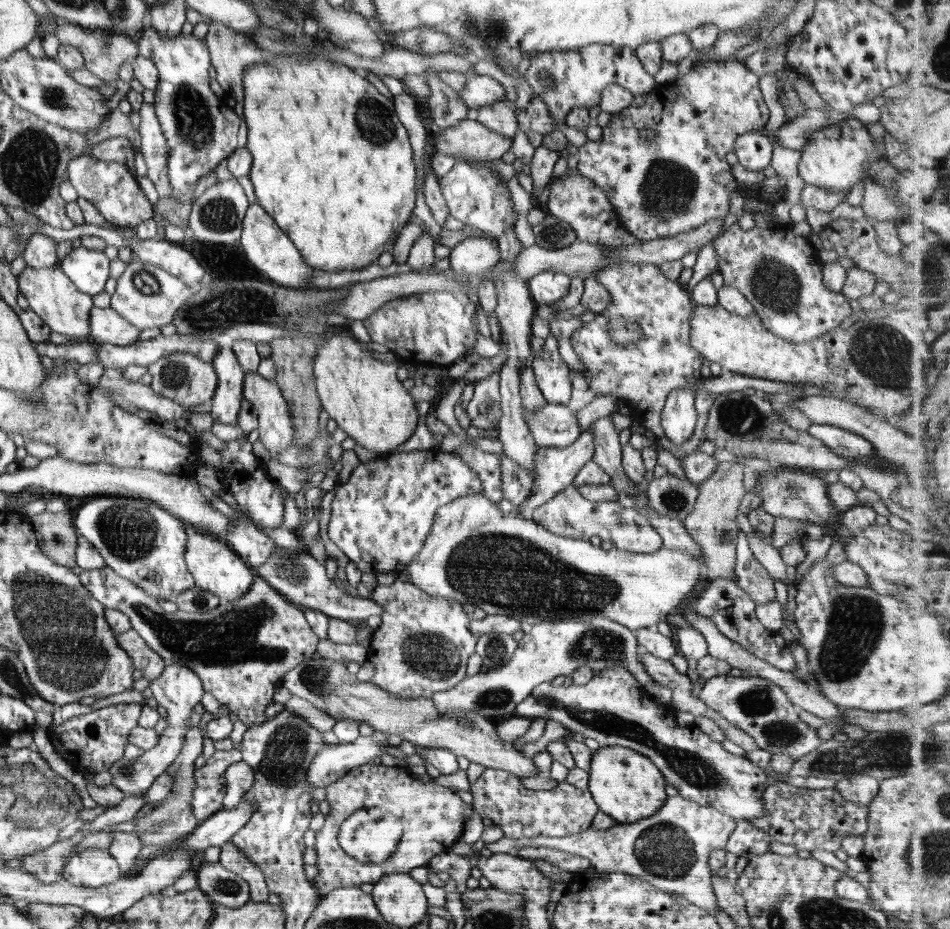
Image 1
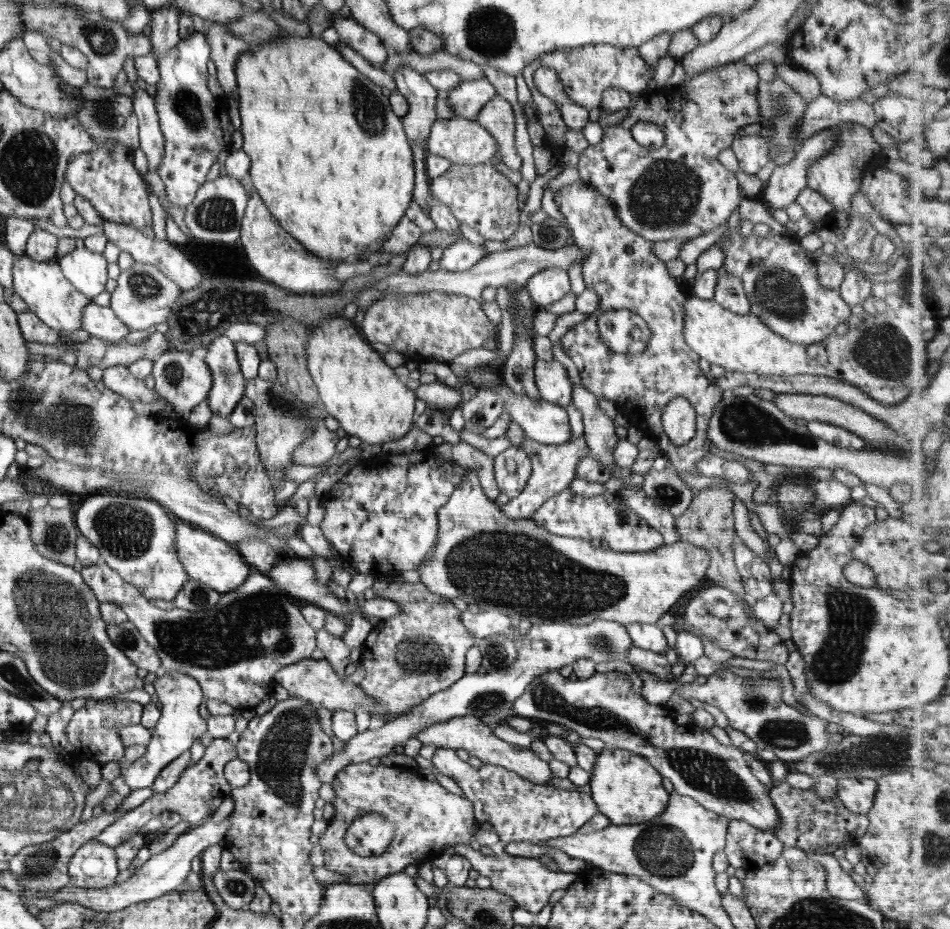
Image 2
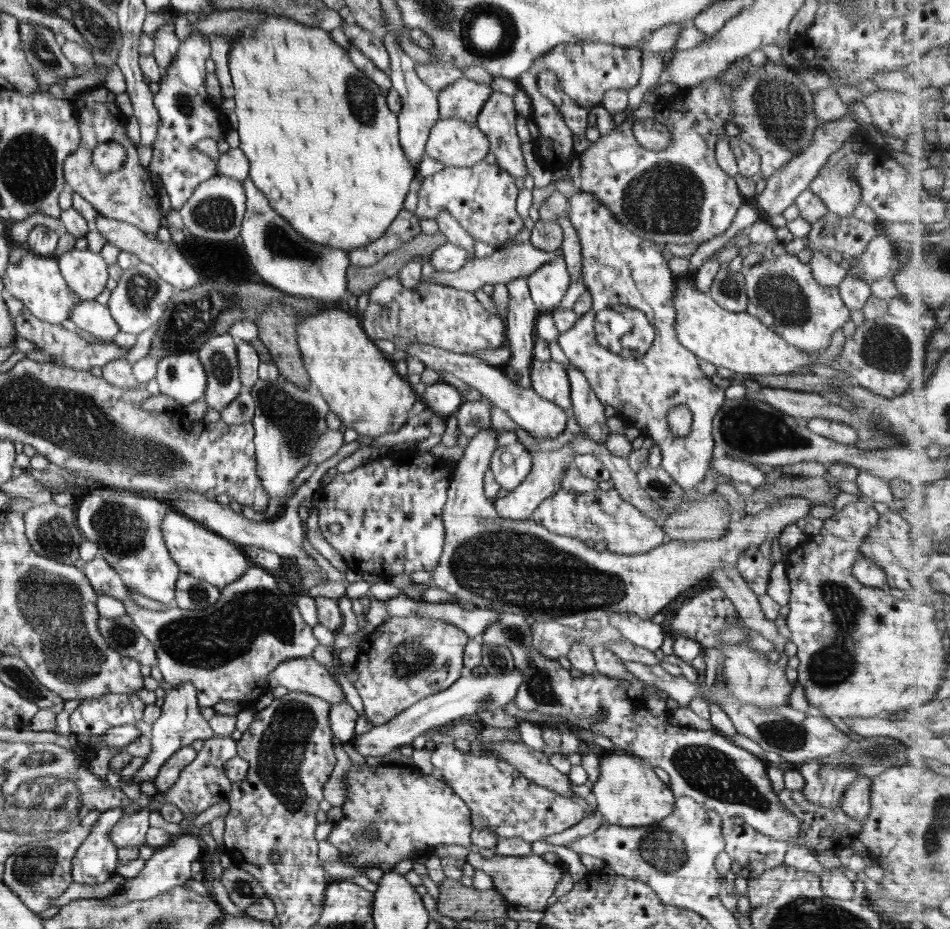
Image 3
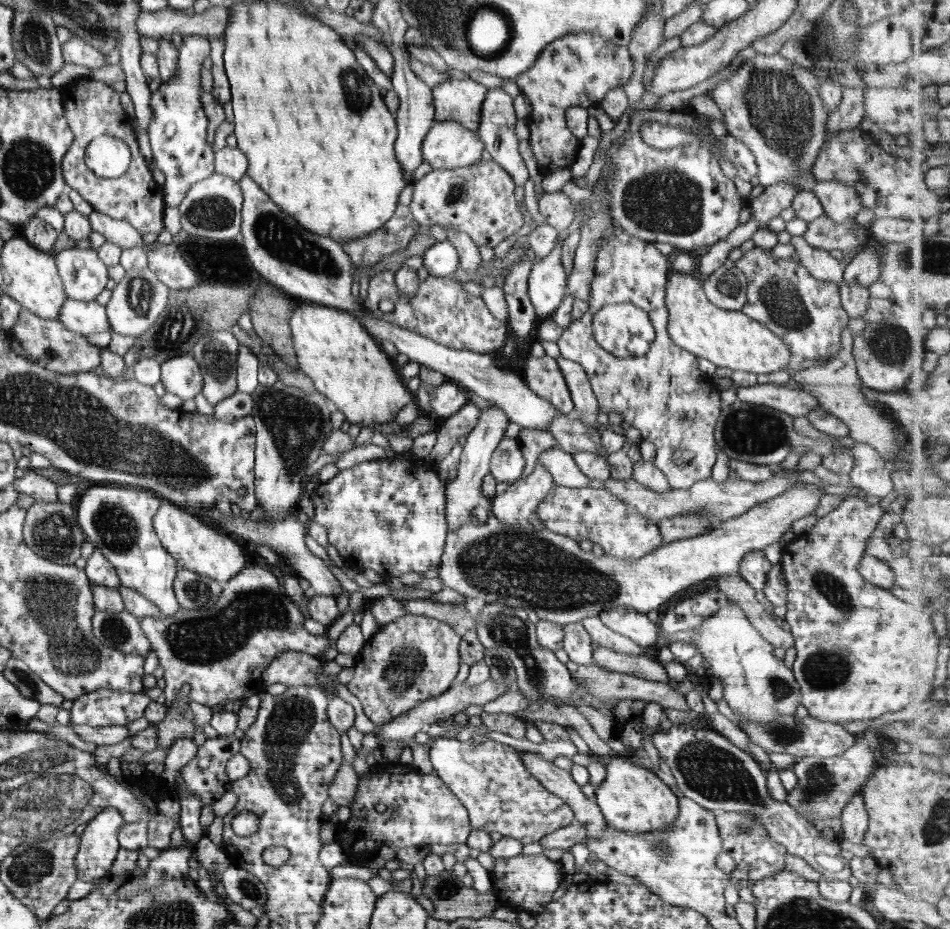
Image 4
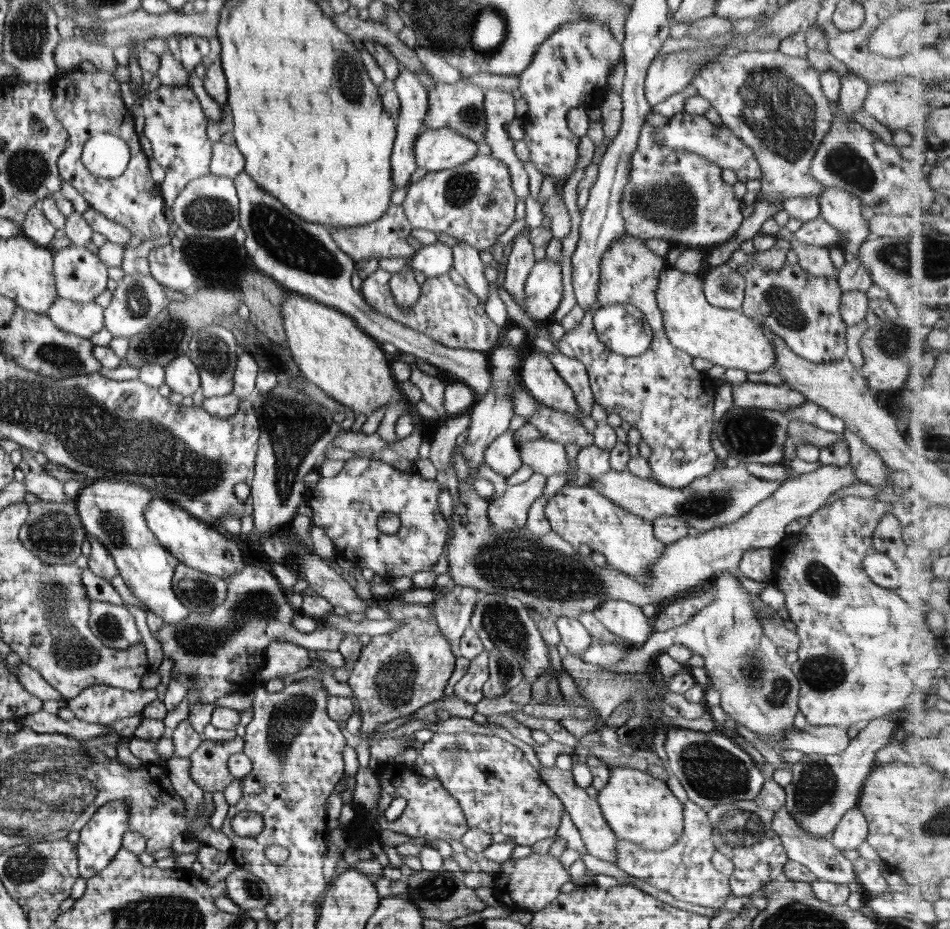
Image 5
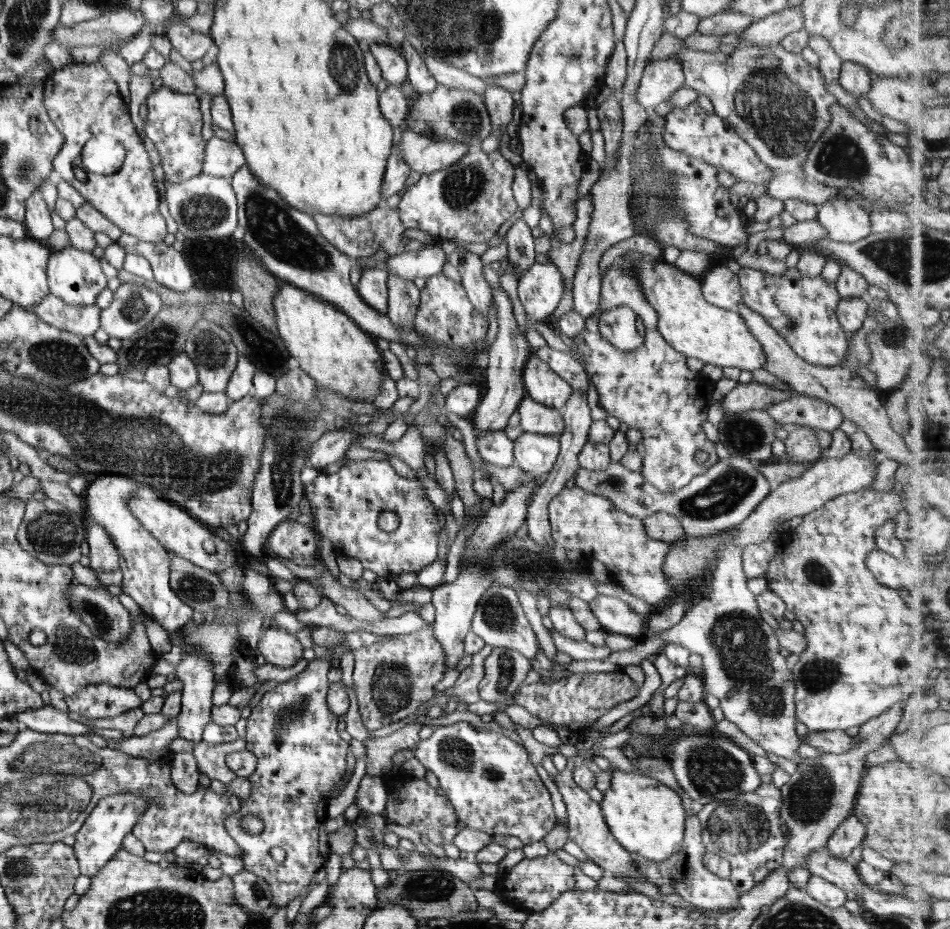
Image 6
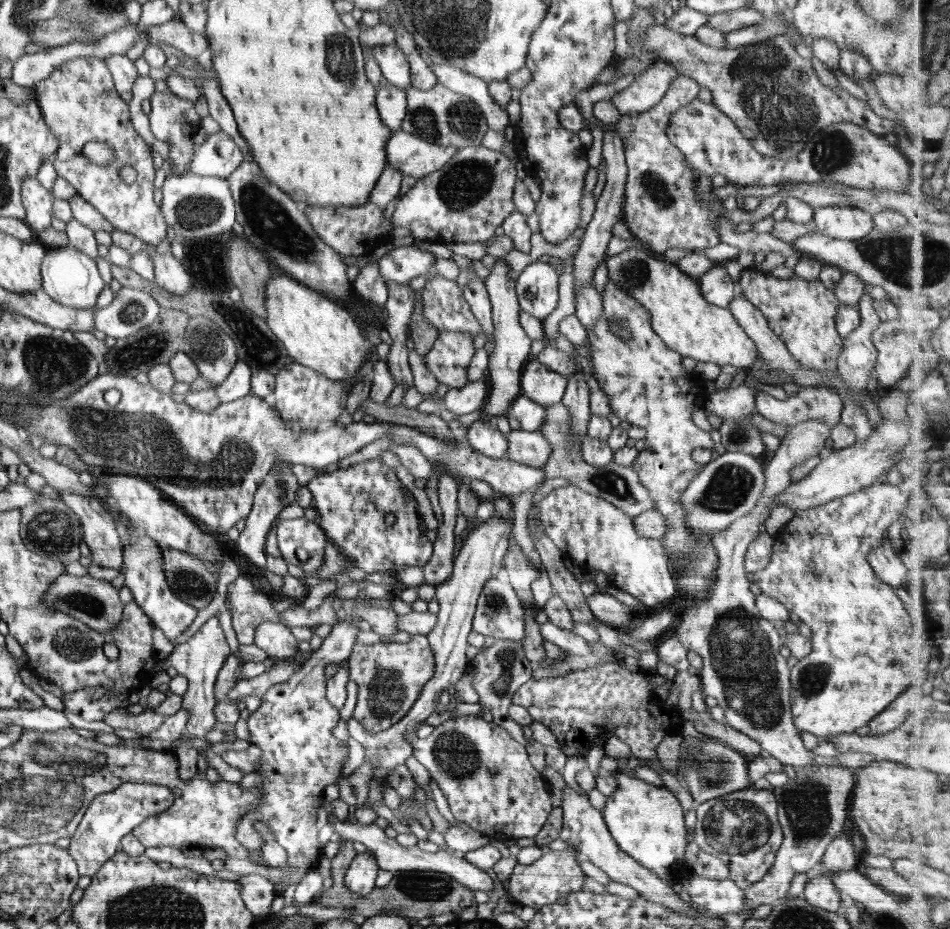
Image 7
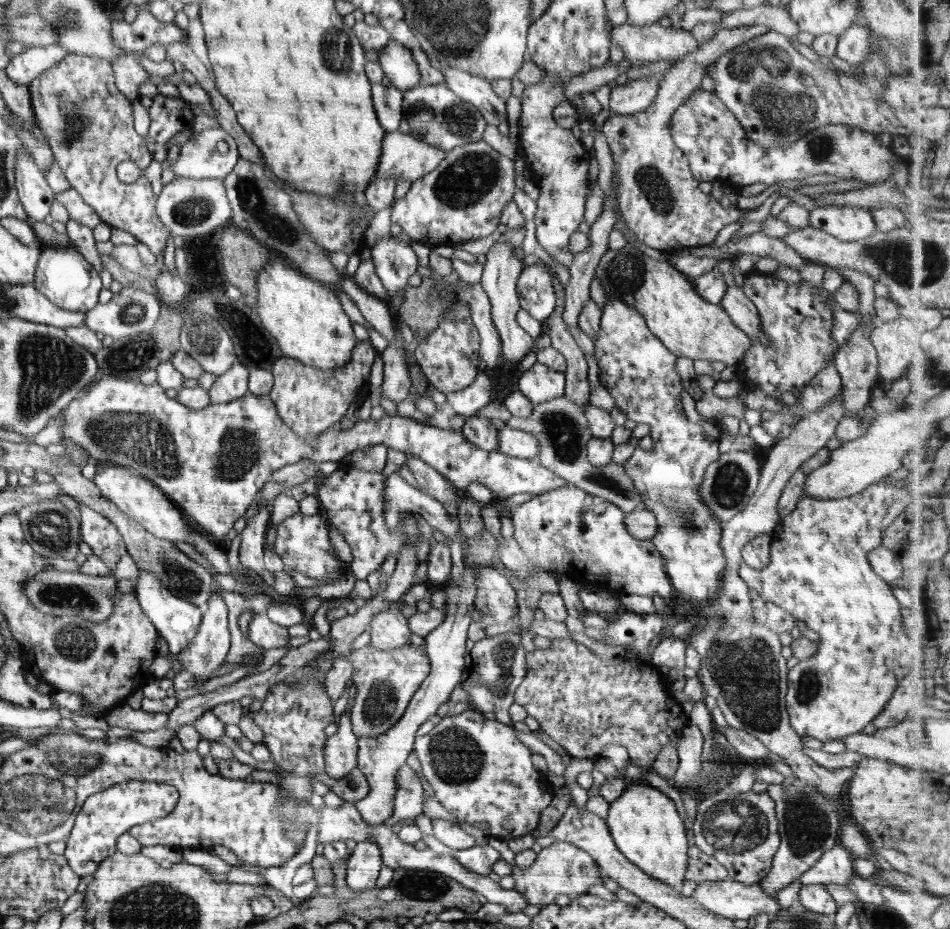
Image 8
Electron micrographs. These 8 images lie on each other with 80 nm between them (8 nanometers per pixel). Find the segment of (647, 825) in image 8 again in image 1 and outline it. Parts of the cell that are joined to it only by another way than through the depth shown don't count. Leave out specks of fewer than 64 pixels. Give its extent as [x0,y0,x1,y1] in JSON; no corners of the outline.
[588,746,667,824]

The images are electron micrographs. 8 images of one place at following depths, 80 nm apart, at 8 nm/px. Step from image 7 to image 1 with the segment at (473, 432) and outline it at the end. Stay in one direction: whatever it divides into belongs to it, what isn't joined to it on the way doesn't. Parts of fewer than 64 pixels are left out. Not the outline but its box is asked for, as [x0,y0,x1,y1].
[499,454,533,510]

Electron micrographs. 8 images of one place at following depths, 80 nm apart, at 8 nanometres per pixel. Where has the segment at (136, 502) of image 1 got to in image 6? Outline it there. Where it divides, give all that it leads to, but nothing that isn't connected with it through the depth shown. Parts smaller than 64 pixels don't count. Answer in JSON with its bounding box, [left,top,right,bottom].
[82,476,193,634]

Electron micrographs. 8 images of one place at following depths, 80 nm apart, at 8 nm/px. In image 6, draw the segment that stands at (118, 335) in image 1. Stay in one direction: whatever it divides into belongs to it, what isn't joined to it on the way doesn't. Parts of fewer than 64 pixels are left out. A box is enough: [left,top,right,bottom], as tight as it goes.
[29,294,101,337]

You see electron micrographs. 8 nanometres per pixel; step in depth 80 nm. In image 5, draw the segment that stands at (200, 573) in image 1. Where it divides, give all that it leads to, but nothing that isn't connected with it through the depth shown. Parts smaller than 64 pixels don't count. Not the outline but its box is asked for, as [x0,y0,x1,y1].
[145,493,246,580]

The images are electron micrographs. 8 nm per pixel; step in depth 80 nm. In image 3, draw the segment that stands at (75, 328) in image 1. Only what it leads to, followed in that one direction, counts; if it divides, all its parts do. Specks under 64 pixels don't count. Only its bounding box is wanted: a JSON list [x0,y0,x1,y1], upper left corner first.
[1,243,80,326]

